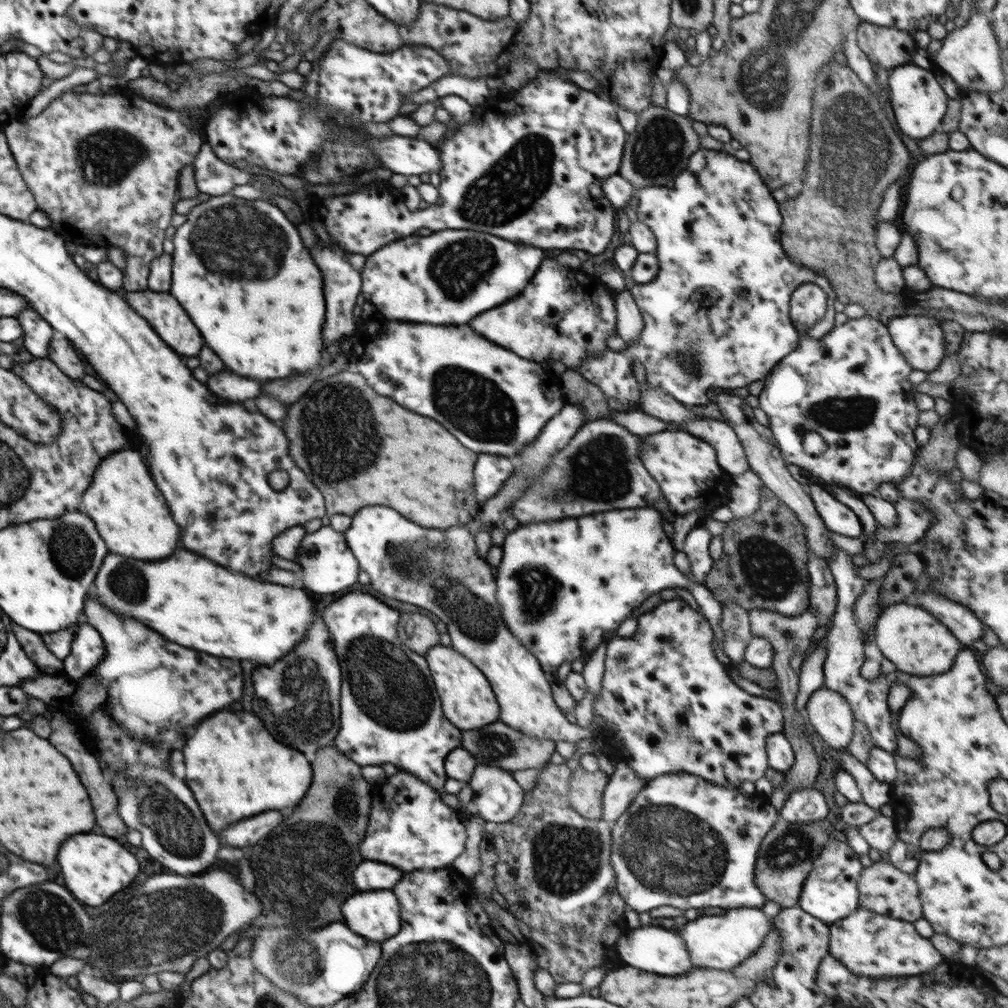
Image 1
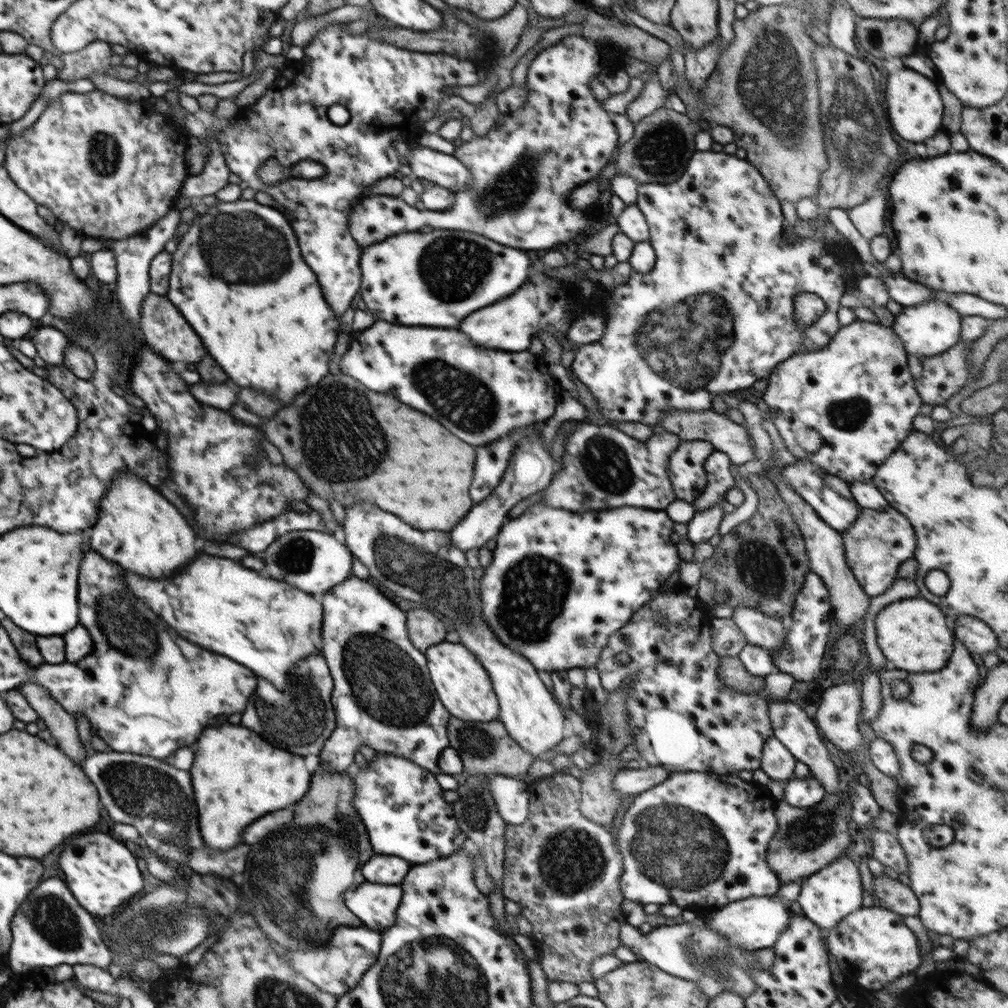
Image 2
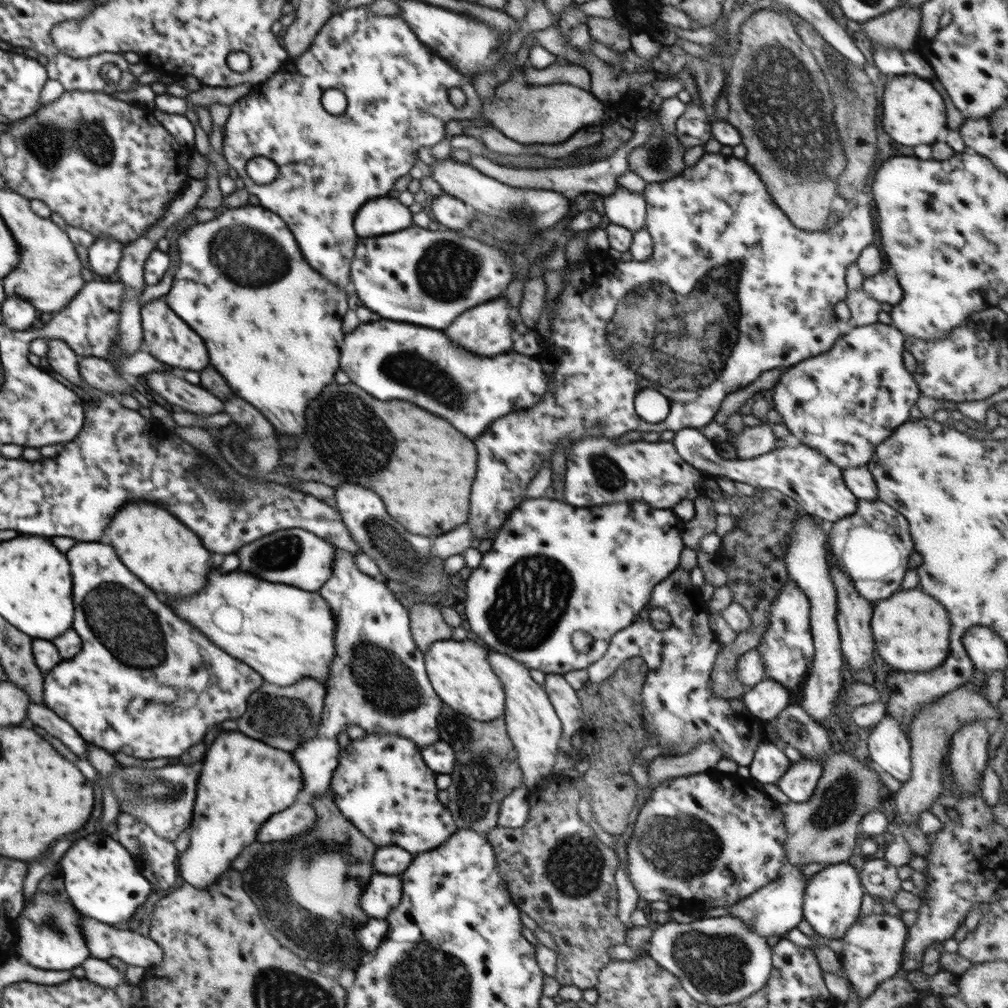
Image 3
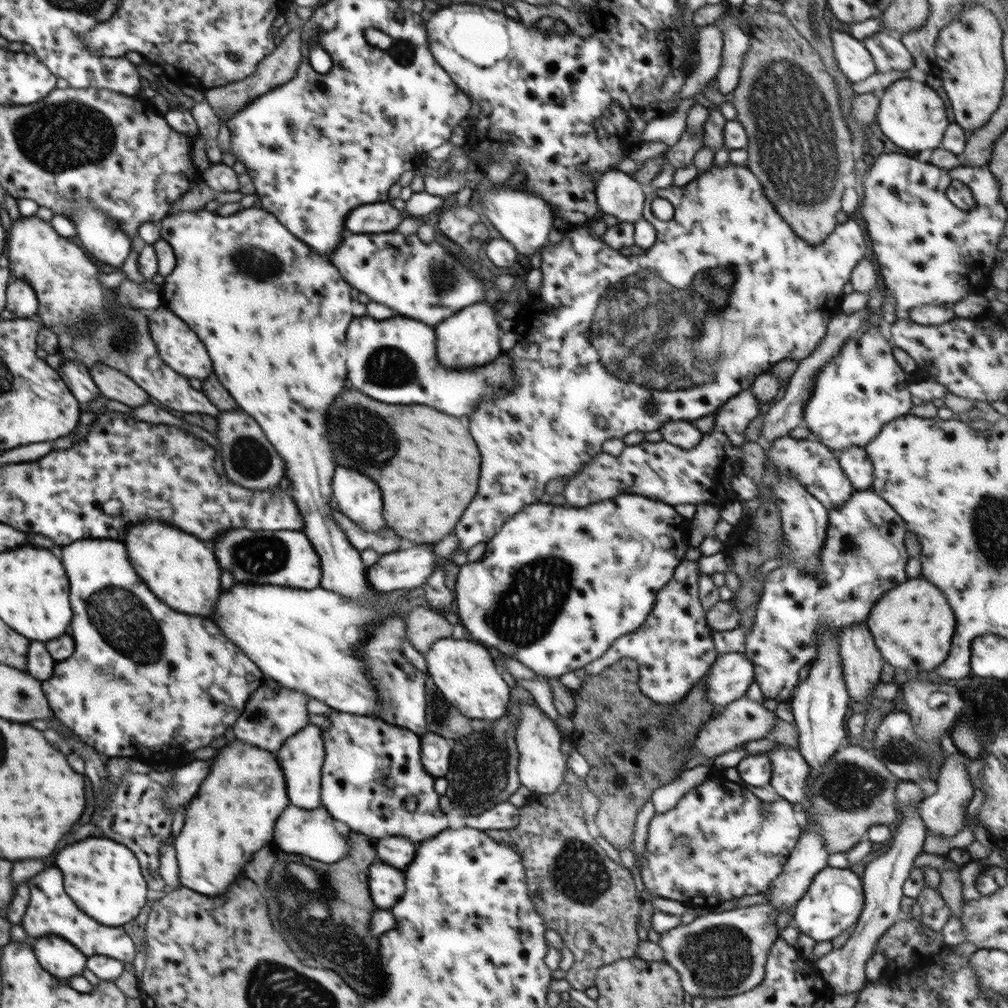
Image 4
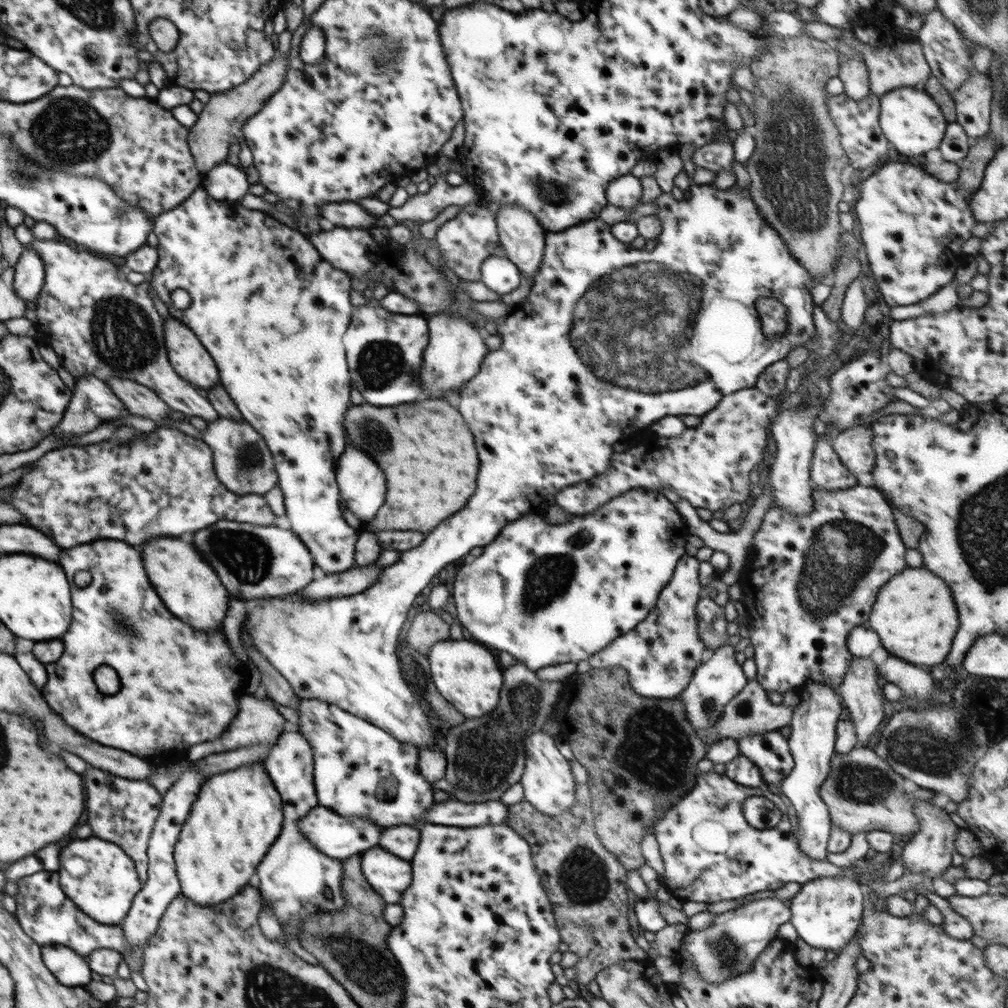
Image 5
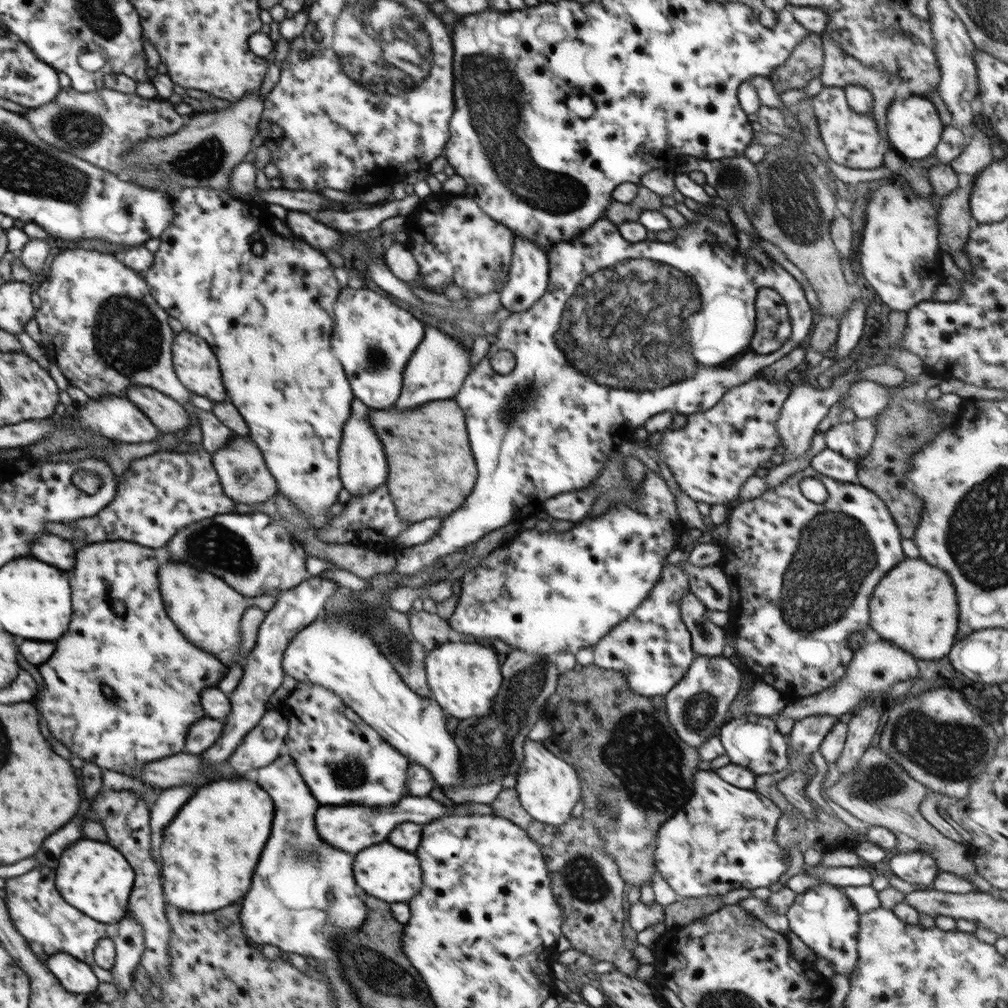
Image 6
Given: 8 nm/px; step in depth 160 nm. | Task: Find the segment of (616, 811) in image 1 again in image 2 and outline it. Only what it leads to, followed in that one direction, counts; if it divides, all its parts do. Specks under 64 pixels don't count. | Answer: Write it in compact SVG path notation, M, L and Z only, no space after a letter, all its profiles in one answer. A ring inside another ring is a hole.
M642 766L640 769L625 767L620 769L613 778L613 790L626 796L634 796L650 790L668 778L668 772L662 767Z

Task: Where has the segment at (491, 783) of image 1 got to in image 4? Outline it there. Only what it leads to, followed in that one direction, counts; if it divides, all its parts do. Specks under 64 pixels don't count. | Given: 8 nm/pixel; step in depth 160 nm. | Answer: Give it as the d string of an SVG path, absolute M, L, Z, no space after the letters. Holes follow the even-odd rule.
M510 801L494 805L478 816L464 816L466 827L481 831L513 829L519 823L519 809Z

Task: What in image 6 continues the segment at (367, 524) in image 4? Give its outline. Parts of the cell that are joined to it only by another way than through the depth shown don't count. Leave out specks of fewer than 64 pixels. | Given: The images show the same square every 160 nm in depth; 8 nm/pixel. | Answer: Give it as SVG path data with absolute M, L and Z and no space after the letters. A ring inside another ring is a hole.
M355 398L352 401L351 408L350 418L346 421L346 426L344 426L339 446L339 476L343 488L351 496L364 497L364 495L372 493L378 486L382 486L386 482L388 468L386 468L386 458L384 458L382 444L376 438L372 426L368 424L367 412L369 406Z

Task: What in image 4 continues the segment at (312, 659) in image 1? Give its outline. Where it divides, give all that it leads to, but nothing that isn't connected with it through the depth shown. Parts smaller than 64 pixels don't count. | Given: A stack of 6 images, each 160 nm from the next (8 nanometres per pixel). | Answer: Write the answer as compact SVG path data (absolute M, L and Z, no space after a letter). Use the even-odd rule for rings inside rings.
M267 680L251 694L242 711L242 716L240 715L232 726L234 734L242 742L248 742L252 746L275 754L287 738L309 724L310 712L306 702L308 702L308 696L305 692L282 686L278 688L275 683Z

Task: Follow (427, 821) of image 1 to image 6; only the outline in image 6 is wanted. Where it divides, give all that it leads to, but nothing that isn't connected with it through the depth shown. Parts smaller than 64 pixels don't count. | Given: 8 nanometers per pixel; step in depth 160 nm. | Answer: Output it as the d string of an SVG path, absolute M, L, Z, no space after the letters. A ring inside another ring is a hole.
M298 682L295 689L285 697L277 709L287 718L289 724L289 731L285 738L288 756L292 756L302 778L321 805L360 804L360 806L385 808L396 804L408 795L407 770L410 762L369 724L366 724L358 715L354 715L337 694L317 684Z

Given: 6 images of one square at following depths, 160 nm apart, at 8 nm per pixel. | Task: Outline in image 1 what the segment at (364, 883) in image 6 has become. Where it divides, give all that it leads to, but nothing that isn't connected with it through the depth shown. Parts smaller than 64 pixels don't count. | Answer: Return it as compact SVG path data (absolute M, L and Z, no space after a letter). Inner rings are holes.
M392 890L355 891L342 903L342 914L354 934L380 945L401 929L399 902Z

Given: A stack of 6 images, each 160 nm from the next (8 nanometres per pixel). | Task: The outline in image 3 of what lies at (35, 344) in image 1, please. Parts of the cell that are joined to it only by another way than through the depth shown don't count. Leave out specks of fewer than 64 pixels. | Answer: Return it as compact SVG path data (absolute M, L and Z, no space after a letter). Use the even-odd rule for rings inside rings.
M46 339L48 351L45 356L52 370L75 385L83 380L78 370L78 355L69 344L60 339Z

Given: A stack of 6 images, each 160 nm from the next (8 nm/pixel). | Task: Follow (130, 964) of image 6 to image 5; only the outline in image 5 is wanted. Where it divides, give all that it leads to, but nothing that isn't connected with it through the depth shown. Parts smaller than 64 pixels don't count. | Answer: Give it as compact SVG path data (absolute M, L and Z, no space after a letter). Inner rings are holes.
M192 763L189 768L190 770L186 769L182 776L180 776L180 779L163 796L160 814L155 820L155 825L147 844L147 855L149 858L148 878L142 890L140 890L140 894L132 901L132 906L128 911L127 917L122 920L125 944L128 942L132 946L143 947L148 938L157 932L157 926L166 907L181 893L174 858L174 847L182 825L186 822L186 818L188 818L192 800L196 798L196 794L200 792L202 782L206 780L200 774L201 770L196 770Z

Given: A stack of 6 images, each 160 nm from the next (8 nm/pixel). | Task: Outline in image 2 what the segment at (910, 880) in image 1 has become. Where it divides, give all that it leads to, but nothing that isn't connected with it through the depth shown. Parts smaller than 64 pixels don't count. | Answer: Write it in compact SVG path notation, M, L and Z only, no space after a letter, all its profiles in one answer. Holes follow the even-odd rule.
M878 875L873 878L873 890L879 900L876 906L891 910L903 917L916 916L919 913L918 897L908 885L904 885L899 879Z

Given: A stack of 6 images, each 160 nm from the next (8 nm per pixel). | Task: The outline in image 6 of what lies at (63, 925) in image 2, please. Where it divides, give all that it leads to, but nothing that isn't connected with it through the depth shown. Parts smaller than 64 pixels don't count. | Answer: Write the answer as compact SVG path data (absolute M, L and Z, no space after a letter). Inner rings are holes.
M56 953L48 958L47 968L60 986L70 994L89 994L97 990L99 981L91 966L66 953Z

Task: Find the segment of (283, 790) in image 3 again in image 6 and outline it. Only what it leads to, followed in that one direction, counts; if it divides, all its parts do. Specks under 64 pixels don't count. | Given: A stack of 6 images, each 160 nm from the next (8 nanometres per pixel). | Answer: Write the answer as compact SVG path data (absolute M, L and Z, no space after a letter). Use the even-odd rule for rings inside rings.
M218 780L204 786L175 814L163 830L160 846L166 902L204 914L220 910L248 892L254 868L270 836L274 802L250 780Z

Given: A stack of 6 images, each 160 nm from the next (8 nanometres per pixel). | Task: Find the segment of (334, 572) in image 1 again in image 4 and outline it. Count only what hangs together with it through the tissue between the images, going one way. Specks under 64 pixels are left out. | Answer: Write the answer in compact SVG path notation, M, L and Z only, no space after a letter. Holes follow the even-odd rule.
M231 528L216 540L214 554L221 568L226 568L244 584L276 584L302 590L320 587L321 560L307 536L298 530L248 530Z

